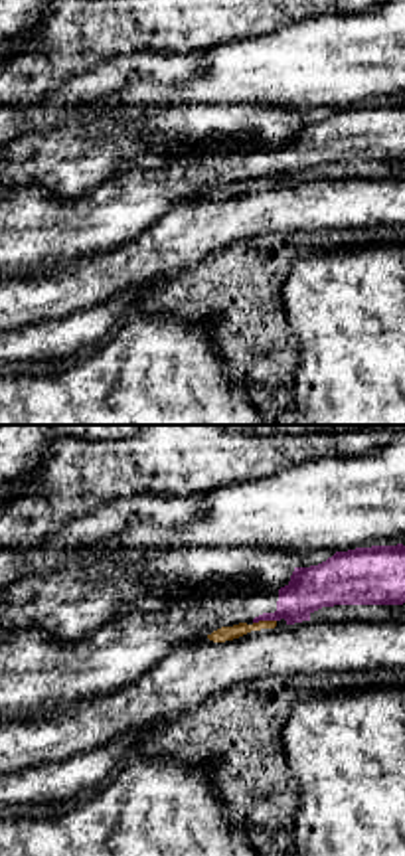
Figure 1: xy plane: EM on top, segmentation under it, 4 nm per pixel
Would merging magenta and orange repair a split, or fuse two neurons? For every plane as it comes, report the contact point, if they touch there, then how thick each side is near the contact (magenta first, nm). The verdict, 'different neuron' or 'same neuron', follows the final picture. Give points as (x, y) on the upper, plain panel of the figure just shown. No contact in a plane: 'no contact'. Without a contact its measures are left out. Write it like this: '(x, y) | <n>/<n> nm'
(263, 176) | 180/60 nm

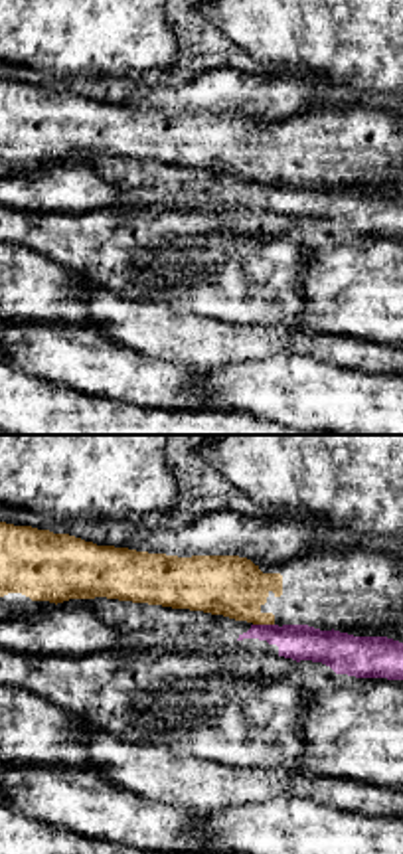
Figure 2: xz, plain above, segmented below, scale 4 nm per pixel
(263, 182) | 140/240 nm

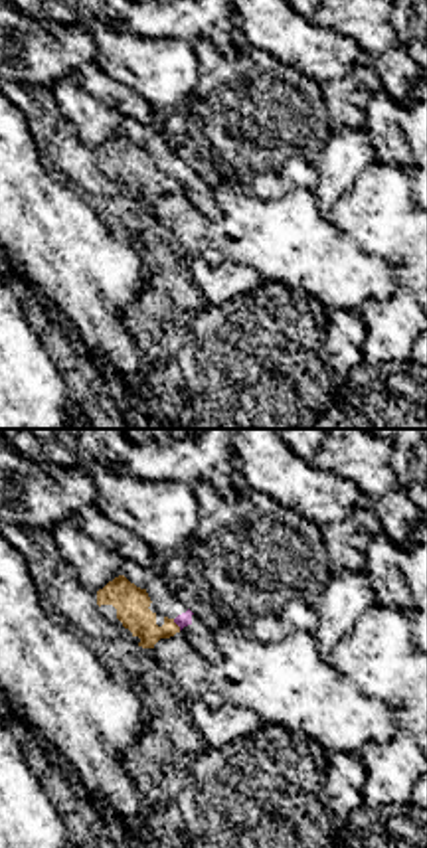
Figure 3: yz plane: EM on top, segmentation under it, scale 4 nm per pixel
(176, 180) | 60/140 nm

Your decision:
different neuron

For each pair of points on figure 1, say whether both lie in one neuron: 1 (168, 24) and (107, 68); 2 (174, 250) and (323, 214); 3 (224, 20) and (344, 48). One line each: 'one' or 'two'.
1: two
2: one
3: two

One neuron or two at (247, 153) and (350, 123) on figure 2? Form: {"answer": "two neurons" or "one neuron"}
{"answer": "one neuron"}

